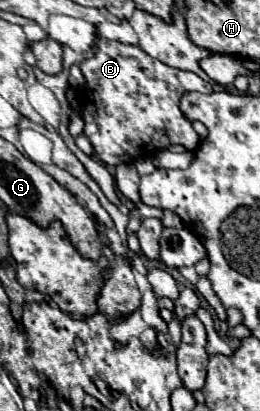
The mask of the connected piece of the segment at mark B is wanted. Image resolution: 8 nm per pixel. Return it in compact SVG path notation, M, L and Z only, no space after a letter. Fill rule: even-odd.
M100 38L92 58L82 60L80 70L86 78L80 114L84 120L84 136L92 142L96 156L112 166L134 164L140 158L150 158L154 152L170 144L182 144L194 152L200 136L182 116L178 100L184 92L212 92L212 84L186 70L174 70L156 58L150 58L142 48Z

